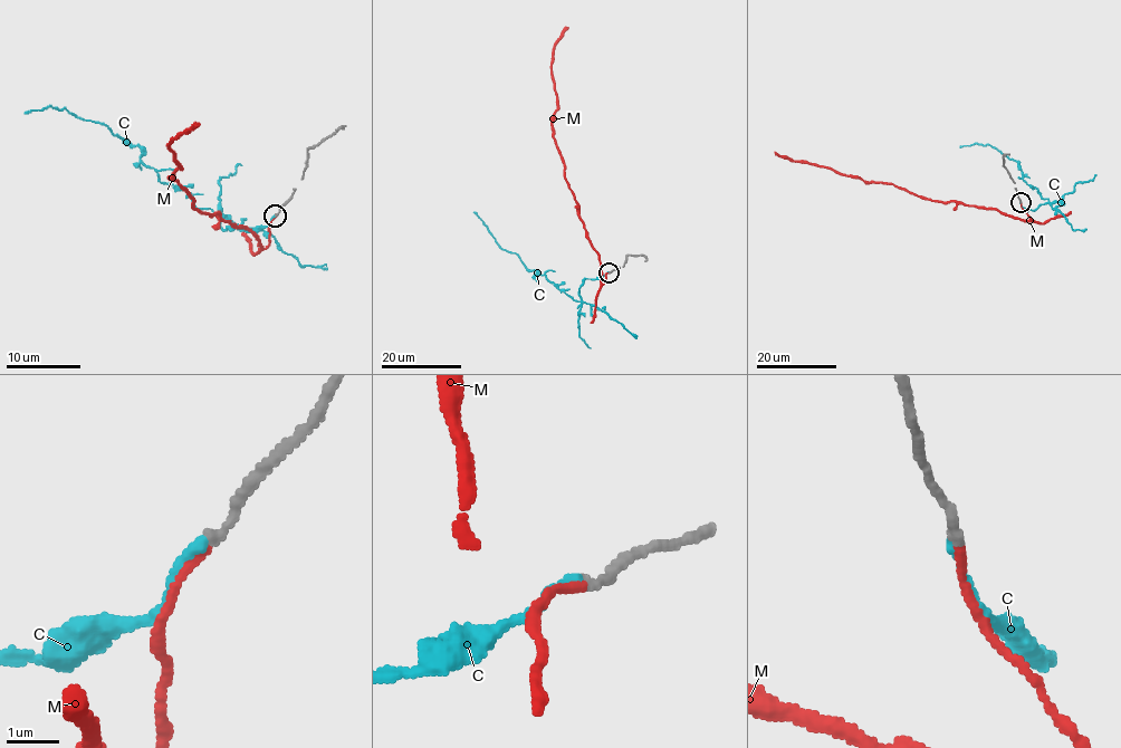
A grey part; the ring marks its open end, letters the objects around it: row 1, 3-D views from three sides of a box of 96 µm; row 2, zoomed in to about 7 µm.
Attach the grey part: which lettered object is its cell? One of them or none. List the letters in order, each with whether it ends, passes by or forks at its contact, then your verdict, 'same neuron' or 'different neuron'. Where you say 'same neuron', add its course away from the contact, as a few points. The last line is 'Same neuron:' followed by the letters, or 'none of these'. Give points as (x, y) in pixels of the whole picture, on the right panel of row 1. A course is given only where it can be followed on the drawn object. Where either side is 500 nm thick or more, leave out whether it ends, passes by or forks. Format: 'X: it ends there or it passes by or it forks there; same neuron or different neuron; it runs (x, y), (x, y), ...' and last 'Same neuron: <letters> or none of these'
C: it ends there; different neuron
M: it ends there; same neuron; it runs (1019, 202), (1031, 221), (995, 209), (929, 200), (892, 184), (792, 162), (774, 152)
Same neuron: M

